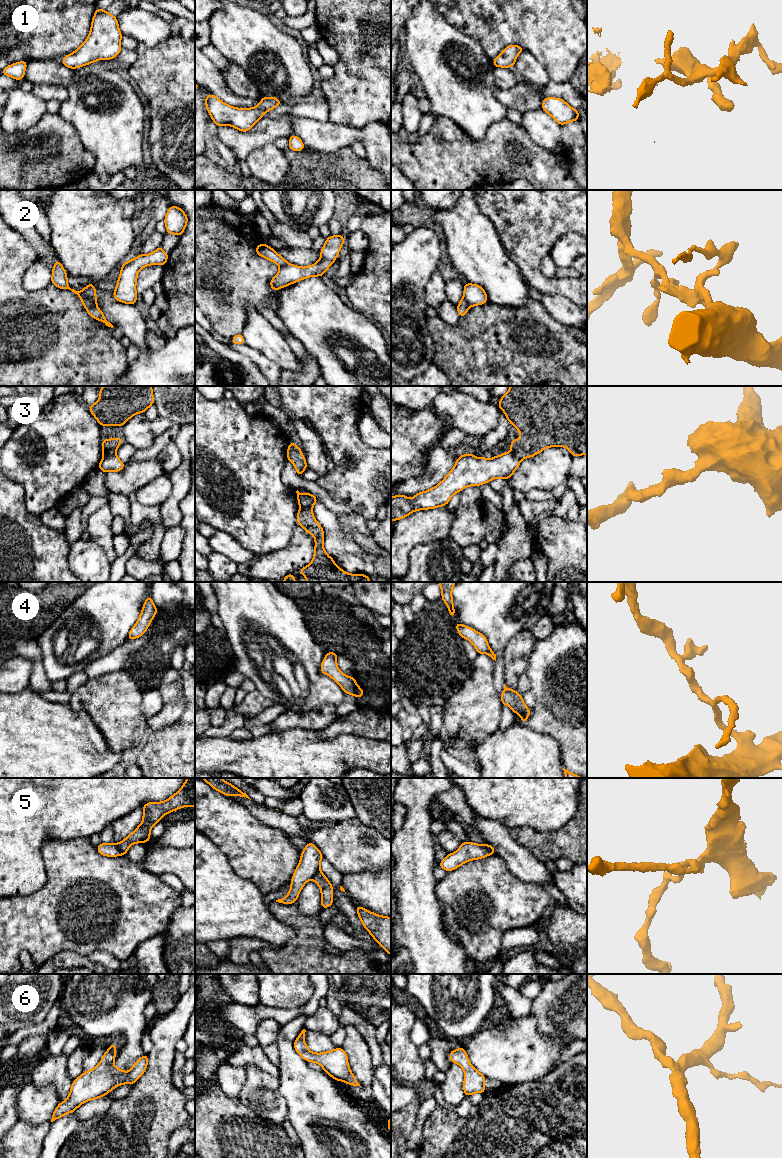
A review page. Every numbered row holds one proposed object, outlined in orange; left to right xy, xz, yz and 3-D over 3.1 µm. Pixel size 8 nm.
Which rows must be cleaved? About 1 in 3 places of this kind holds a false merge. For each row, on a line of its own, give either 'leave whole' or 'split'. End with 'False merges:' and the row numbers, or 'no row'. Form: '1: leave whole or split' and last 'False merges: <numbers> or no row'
1: leave whole
2: split
3: split
4: leave whole
5: split
6: leave whole
False merges: 2, 3, 5

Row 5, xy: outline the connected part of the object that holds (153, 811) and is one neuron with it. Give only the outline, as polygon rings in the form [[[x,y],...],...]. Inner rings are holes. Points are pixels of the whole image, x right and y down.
[[[187,778],[179,791],[164,802],[146,803],[143,809],[141,824],[118,845],[122,855],[126,856],[129,847],[135,843],[146,843],[151,840],[150,830],[161,818],[182,807],[193,806],[195,808],[195,778]]]

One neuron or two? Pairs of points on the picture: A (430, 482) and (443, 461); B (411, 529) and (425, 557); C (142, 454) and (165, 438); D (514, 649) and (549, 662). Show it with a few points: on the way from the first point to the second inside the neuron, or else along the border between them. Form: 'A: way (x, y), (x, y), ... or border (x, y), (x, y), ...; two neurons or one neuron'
A: way (433, 477), (438, 466); one neuron
B: border (442, 538), (419, 543), (410, 552), (409, 565); two neurons
C: way (148, 453), (159, 444); one neuron
D: border (536, 641), (525, 672); two neurons

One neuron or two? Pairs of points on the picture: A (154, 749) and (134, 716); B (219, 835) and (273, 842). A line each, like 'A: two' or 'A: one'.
A: two
B: one

